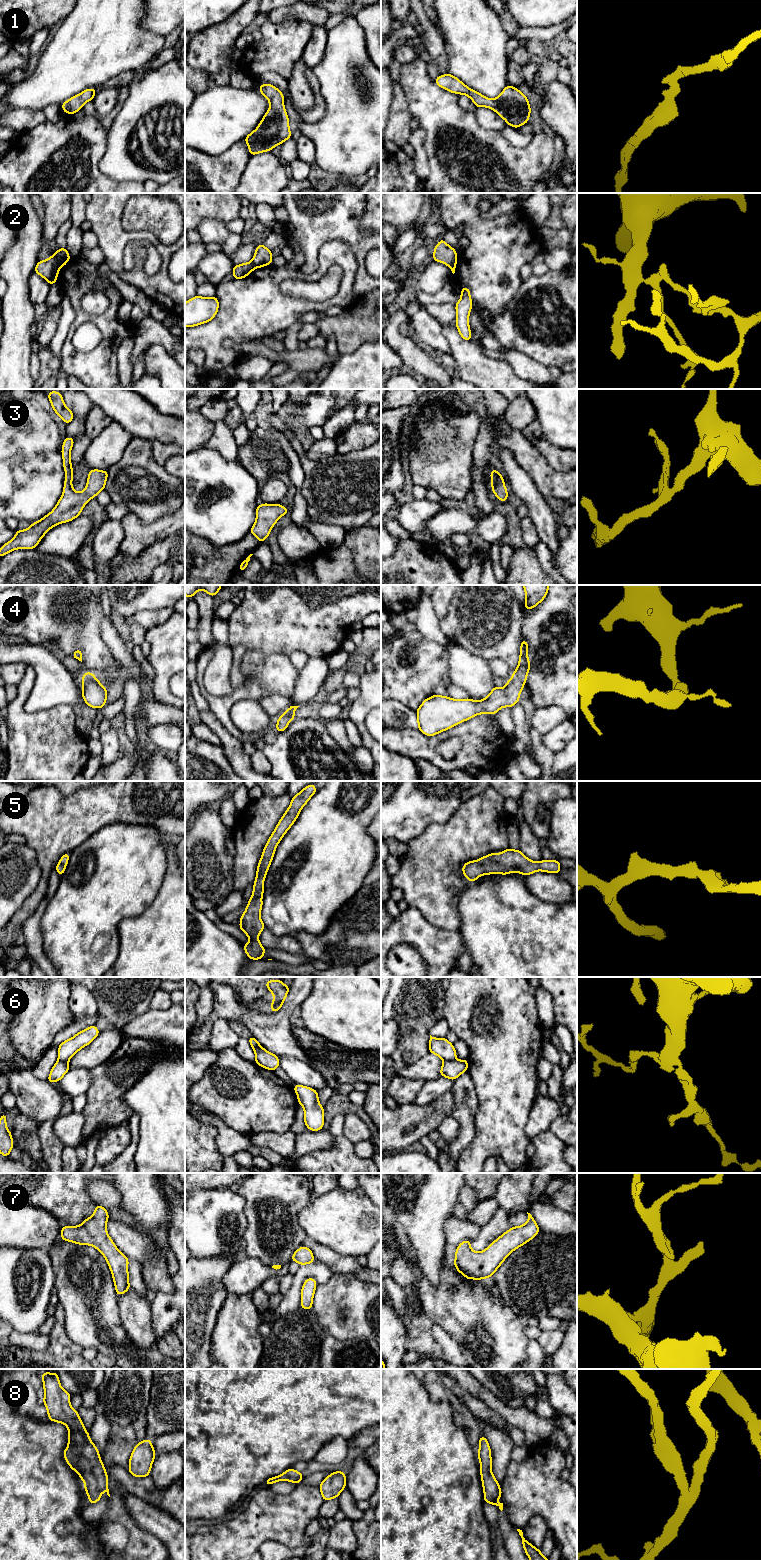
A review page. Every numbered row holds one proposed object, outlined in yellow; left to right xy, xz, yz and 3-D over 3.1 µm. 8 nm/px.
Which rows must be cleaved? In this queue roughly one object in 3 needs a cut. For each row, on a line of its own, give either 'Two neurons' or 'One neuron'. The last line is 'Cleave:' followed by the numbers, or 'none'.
1: One neuron
2: Two neurons
3: One neuron
4: One neuron
5: One neuron
6: Two neurons
7: One neuron
8: One neuron
Cleave: 2, 6

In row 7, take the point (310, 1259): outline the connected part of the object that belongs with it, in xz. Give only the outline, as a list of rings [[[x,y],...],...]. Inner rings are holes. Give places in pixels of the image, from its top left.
[[[302,1246],[294,1252],[290,1261],[295,1261],[300,1265],[306,1265],[314,1263],[314,1255],[308,1247]]]

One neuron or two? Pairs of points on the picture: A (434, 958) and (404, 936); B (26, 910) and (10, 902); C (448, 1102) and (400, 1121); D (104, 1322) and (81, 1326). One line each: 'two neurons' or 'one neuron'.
A: one neuron
B: two neurons
C: one neuron
D: one neuron

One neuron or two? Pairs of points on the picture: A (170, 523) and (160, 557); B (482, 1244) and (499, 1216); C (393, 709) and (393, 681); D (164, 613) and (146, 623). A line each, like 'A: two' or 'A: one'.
A: two
B: one
C: two
D: one

